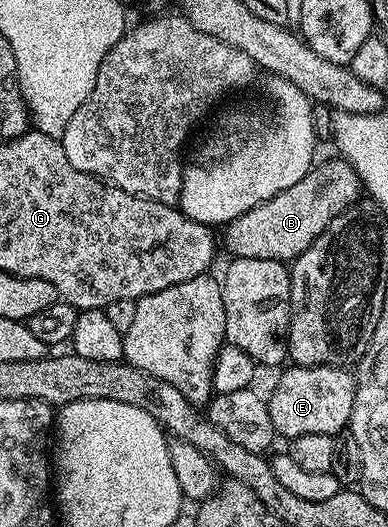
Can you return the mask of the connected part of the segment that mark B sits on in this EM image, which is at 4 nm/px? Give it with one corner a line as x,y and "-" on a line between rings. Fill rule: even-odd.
334,156
330,162
320,162
307,171
299,184
291,184
291,188
279,192
279,196
227,223
223,230
224,249
226,246
233,258
275,260
286,264
307,252
307,248
325,231
327,224
331,224
335,216
342,214
363,194
361,177
351,163
340,156

